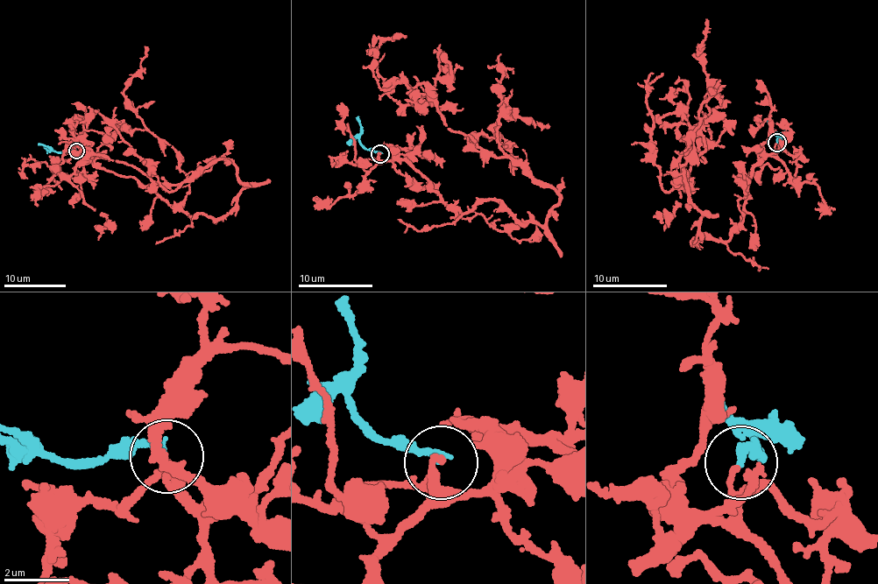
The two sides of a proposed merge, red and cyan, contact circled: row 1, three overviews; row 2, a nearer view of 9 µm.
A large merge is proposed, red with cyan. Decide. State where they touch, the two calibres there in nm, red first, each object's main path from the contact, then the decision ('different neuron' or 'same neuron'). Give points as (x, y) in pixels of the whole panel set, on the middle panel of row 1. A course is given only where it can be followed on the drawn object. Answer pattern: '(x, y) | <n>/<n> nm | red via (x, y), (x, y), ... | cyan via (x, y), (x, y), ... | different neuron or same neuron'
(379, 154) | 180/240 nm | red via (379, 154), (464, 212), (541, 225), (559, 201), (421, 85), (384, 82), (373, 52), (406, 36) | cyan via (380, 153), (361, 142), (357, 116) | same neuron

